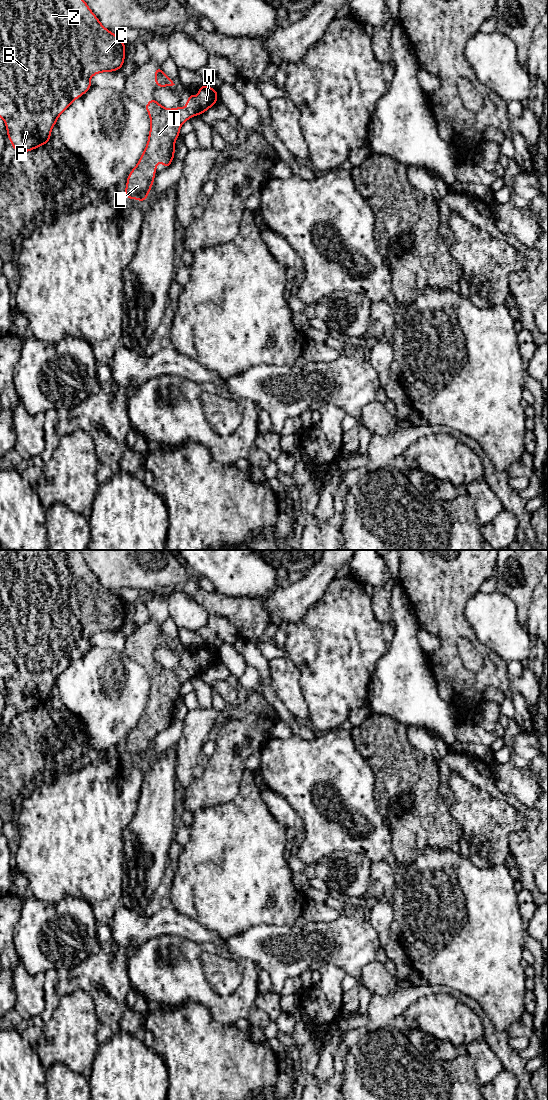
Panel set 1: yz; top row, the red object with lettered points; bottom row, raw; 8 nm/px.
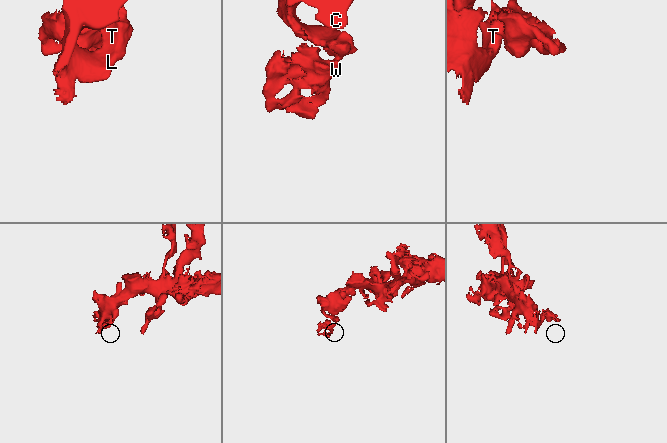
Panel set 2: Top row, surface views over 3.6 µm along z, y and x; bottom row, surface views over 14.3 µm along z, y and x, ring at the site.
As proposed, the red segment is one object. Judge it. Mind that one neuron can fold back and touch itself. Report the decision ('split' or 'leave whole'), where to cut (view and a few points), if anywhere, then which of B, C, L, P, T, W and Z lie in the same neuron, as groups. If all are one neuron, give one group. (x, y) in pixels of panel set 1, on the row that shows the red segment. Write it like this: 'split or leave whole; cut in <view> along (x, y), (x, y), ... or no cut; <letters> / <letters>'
leave whole; no cut; B C L P T W Z

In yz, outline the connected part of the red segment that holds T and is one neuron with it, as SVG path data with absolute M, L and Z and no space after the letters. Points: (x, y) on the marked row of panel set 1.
M204 84L199 89L199 97L191 93L187 98L187 107L172 110L161 106L155 99L144 108L150 115L151 128L147 146L127 178L126 198L146 202L148 193L155 179L155 171L159 158L163 159L163 169L167 169L174 159L174 142L180 136L181 125L195 115L203 114L217 103L218 91Z

